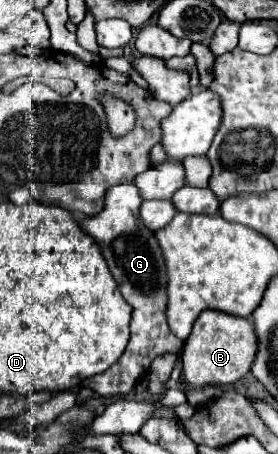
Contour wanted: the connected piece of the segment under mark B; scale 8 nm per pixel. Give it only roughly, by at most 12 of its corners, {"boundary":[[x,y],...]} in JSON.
{"boundary":[[202,311],[180,391],[232,385],[256,355],[250,319]]}

